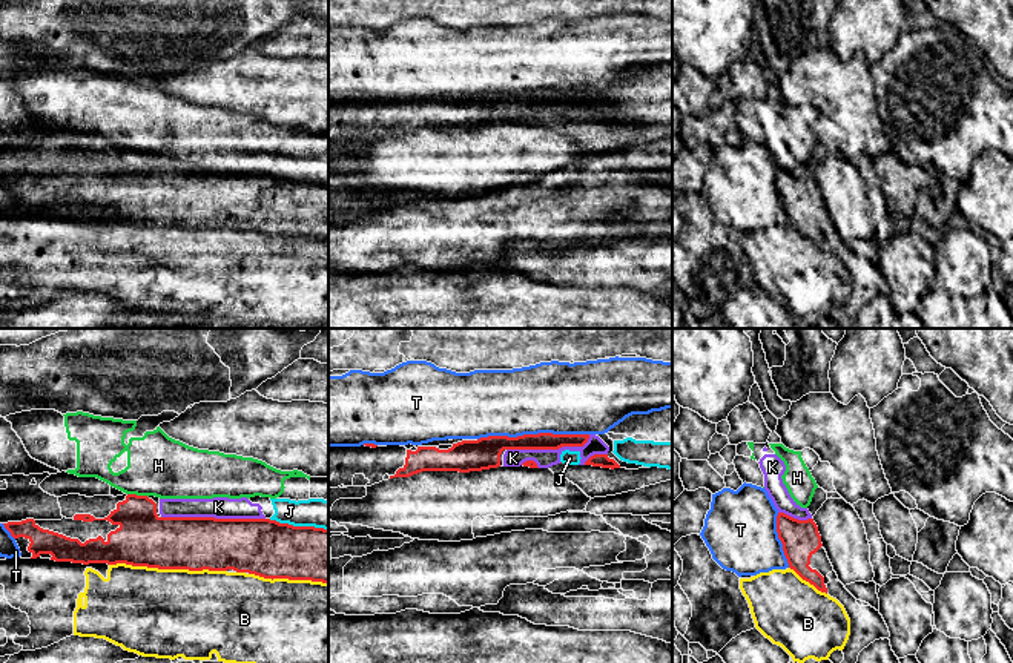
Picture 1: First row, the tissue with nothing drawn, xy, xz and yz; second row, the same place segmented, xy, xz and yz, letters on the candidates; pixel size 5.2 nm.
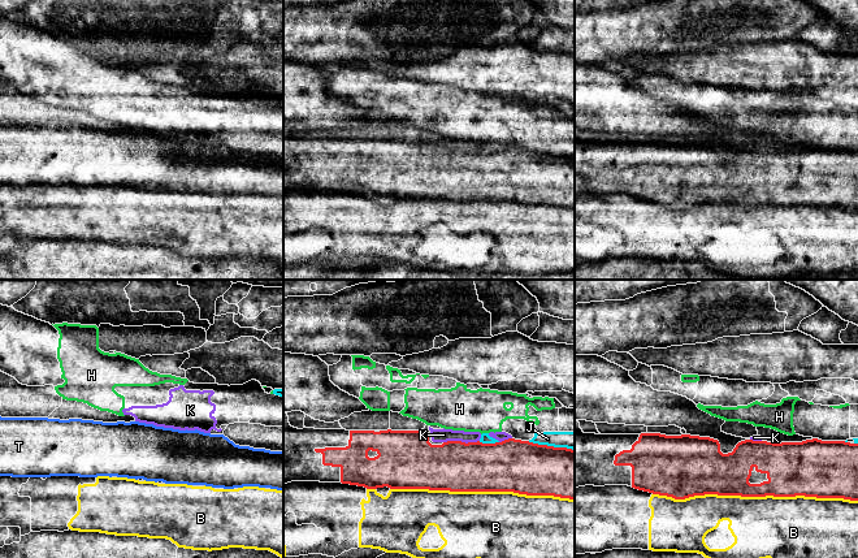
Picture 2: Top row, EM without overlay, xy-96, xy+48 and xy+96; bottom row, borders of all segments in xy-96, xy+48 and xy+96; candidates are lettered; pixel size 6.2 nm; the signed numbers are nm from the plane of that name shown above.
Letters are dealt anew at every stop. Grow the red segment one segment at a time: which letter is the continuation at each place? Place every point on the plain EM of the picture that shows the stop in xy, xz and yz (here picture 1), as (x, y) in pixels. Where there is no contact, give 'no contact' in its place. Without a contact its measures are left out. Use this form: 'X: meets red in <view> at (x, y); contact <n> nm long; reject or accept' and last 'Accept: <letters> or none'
B: meets red in xy at (168, 224); contact 600 nm long; reject
H: meets red in xy at (138, 152); contact 110 nm long; reject
J: meets red in xy at (298, 183); contact 320 nm long; reject
K: meets red in xy at (214, 174); contact 550 nm long; reject
T: meets red in xz at (533, 91); contact 600 nm long; reject
Accept: none

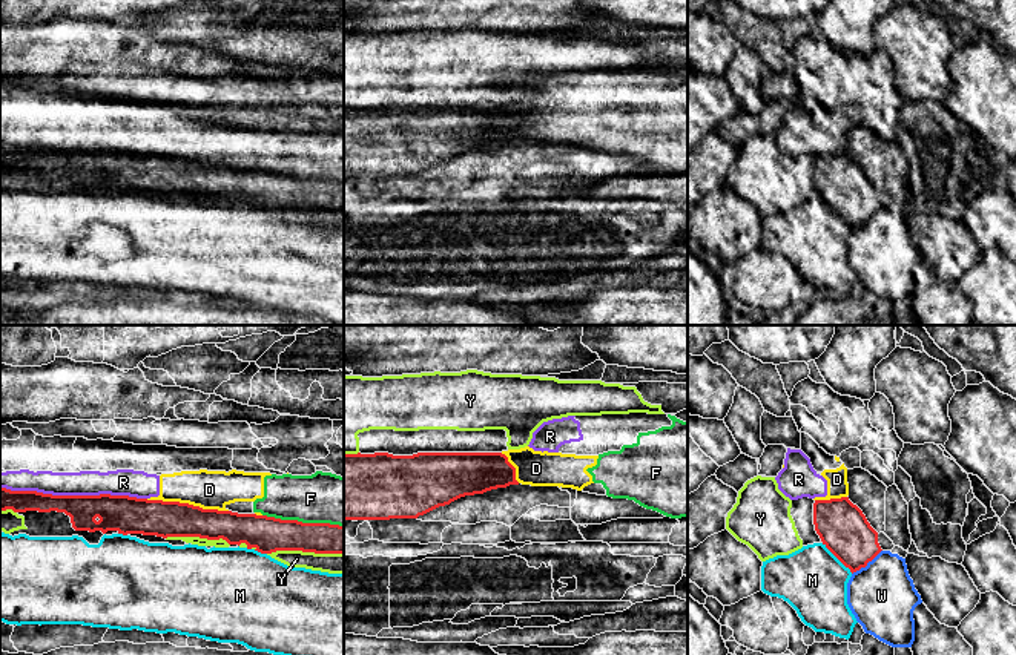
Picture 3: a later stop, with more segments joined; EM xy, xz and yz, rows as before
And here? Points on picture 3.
D: meets red in xy at (188, 160); contact 440 nm long; reject
F: meets red in xy at (301, 178); contact 420 nm long; reject
M: meets red in yz at (837, 213); contact 220 nm long; reject
R: meets red in xy at (74, 152); contact 750 nm long; reject
W: meets red in yz at (866, 221); contact 200 nm long; reject
Y: meets red in xy at (304, 207); contact 400 nm long; reject
Accept: none

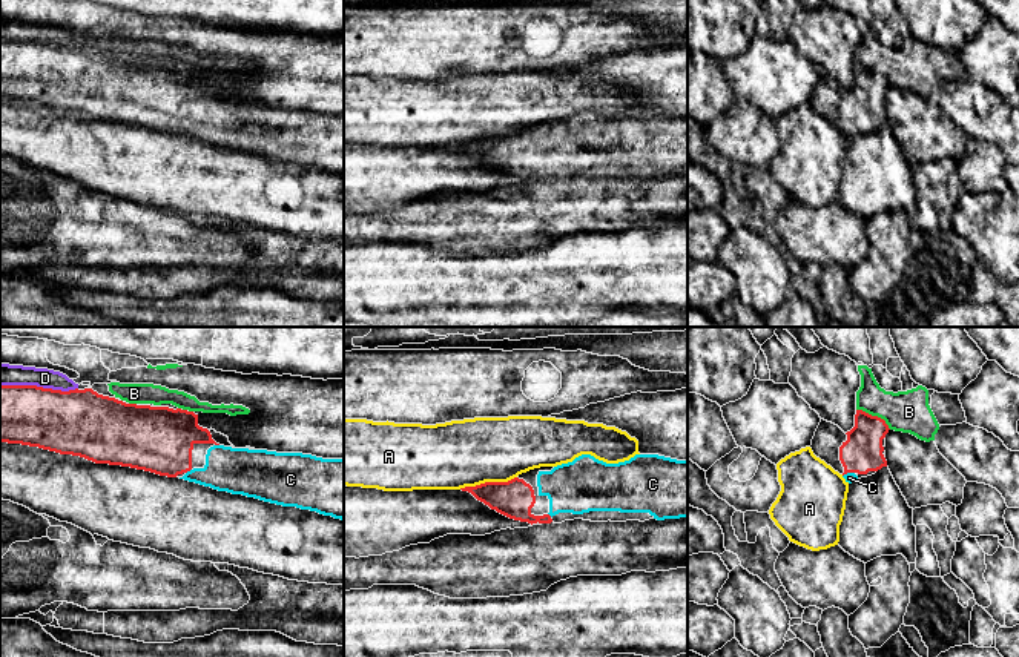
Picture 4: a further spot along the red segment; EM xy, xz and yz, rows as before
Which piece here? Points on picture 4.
A: meets red in xz at (487, 138); contact 320 nm long; reject
B: meets red in yz at (875, 72); contact 220 nm long; reject
C: meets red in xy at (187, 126); contact 40 nm long; accept
D: meets red in xy at (39, 43); contact 400 nm long; reject
Accept: C

